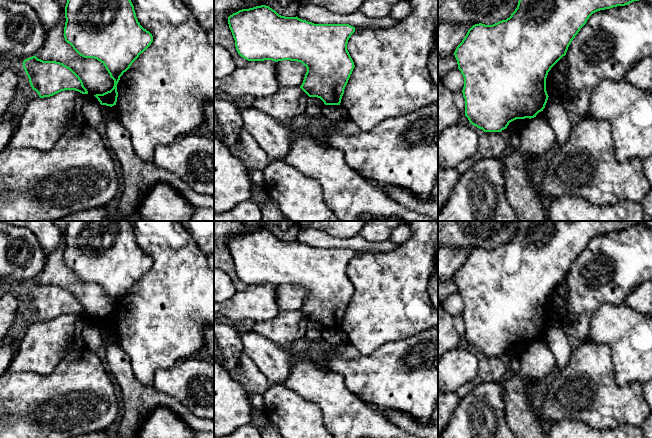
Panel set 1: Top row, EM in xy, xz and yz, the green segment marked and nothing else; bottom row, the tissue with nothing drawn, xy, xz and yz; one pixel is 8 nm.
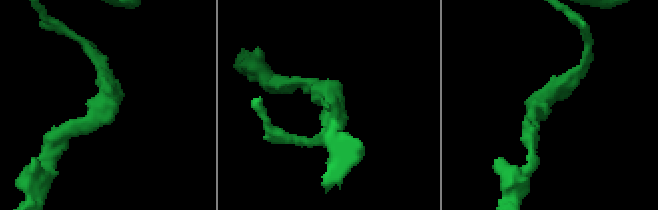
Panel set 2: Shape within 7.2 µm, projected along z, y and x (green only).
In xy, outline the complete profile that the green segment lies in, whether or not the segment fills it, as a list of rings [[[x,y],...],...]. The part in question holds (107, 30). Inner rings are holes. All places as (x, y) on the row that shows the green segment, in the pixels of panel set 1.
[[[67,0],[65,18],[65,41],[80,56],[100,61],[114,80],[114,86],[110,91],[94,96],[101,105],[116,105],[120,77],[151,45],[152,34],[138,22],[131,0]]]

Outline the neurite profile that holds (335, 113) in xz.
[[[325,105],[321,115],[333,123],[348,119],[348,112],[341,105]]]

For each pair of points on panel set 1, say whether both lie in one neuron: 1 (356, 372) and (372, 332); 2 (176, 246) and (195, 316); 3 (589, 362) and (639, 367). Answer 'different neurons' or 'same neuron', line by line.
1: different neurons
2: same neuron
3: different neurons

